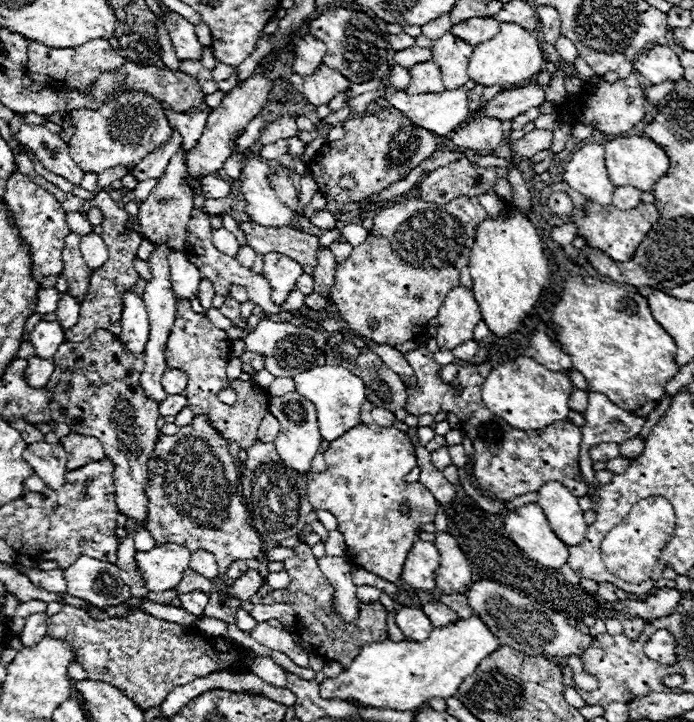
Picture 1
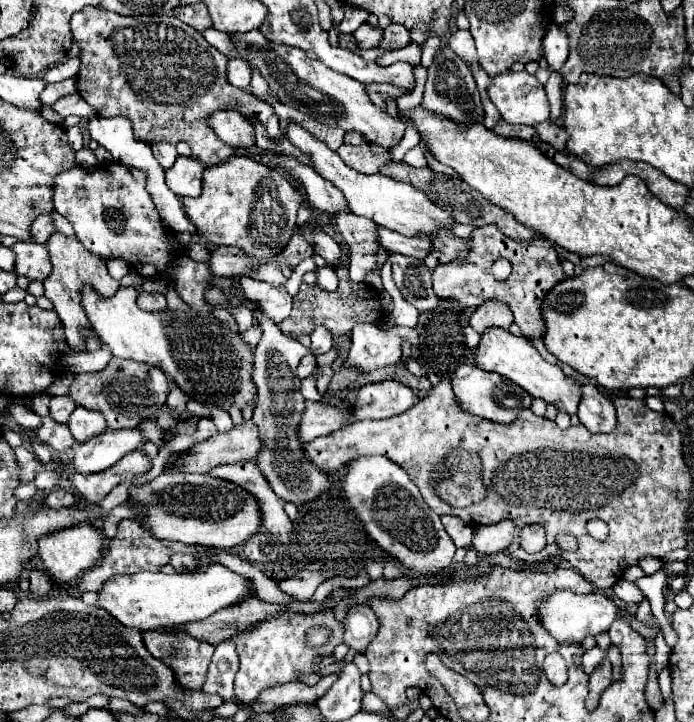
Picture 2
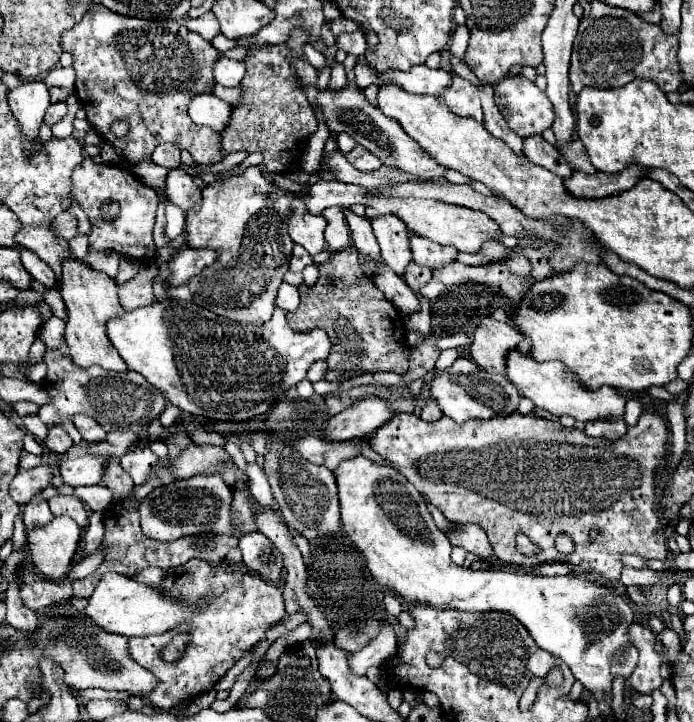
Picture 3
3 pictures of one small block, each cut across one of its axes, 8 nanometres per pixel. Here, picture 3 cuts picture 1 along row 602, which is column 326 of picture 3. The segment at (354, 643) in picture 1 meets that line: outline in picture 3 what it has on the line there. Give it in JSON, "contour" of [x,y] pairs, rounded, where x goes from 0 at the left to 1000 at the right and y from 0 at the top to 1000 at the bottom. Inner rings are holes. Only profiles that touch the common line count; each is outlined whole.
{"contour":[[[510,341],[490,346],[476,357],[461,380],[481,380],[481,396],[473,396],[467,385],[458,388],[452,399],[432,396],[432,424],[412,438],[421,457],[452,457],[464,454],[478,471],[476,512],[470,526],[484,529],[507,518],[542,518],[542,515],[571,515],[585,518],[591,501],[591,482],[585,479],[582,446],[573,429],[553,413],[542,396],[522,380],[516,363],[516,349]]]}

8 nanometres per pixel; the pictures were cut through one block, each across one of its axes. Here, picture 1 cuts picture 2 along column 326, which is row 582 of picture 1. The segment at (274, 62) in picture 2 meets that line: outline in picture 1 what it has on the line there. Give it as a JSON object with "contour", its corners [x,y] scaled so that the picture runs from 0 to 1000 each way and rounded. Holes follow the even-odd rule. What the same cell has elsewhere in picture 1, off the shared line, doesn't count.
{"contour":[[[115,770],[101,787],[92,789],[98,823],[127,831],[133,839],[170,839],[182,837],[187,814],[170,795],[170,787],[159,778]]]}

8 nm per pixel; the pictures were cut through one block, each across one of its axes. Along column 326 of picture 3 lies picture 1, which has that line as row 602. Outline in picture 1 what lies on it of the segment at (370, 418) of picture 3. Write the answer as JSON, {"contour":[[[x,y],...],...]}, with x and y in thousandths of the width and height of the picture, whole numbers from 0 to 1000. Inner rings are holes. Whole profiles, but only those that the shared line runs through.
{"contour":[[[611,834],[605,842],[614,848],[614,853],[620,856],[620,861],[622,861],[628,870],[643,867],[643,864],[648,864],[648,861],[654,861],[654,859],[663,859],[654,845],[643,842],[643,839],[634,837],[634,834]]]}

